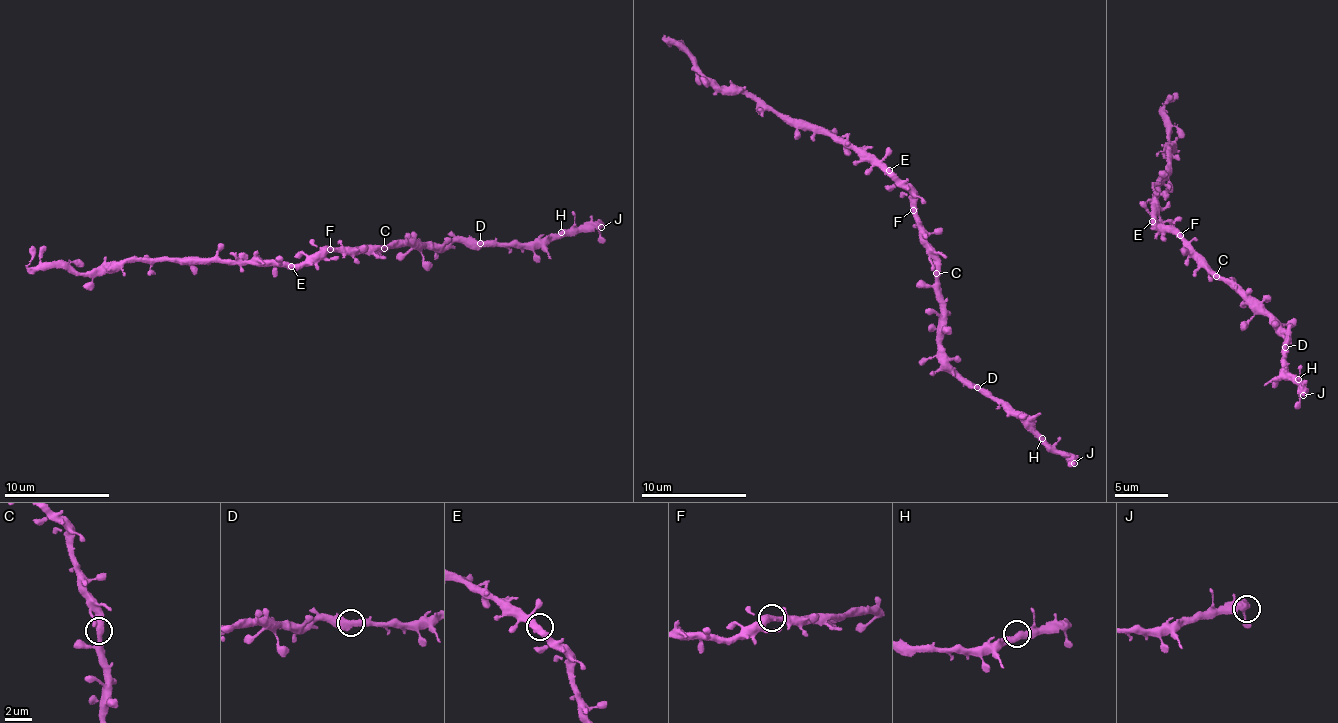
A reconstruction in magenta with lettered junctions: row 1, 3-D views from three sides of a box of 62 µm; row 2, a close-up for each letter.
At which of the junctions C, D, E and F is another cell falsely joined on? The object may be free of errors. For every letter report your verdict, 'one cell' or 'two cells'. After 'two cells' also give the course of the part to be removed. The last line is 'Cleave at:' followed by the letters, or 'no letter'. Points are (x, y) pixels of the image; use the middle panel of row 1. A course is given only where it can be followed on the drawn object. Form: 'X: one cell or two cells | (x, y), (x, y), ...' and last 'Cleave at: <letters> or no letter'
C: one cell
D: one cell
E: one cell
F: one cell
Cleave at: no letter

